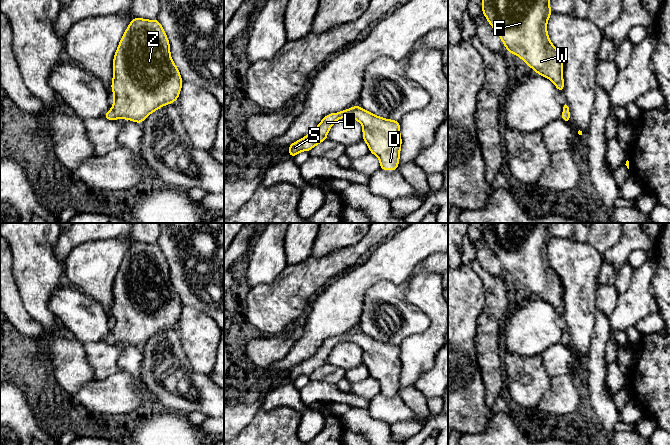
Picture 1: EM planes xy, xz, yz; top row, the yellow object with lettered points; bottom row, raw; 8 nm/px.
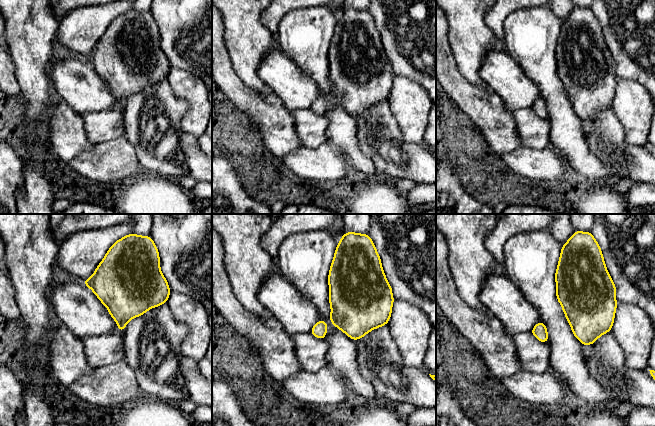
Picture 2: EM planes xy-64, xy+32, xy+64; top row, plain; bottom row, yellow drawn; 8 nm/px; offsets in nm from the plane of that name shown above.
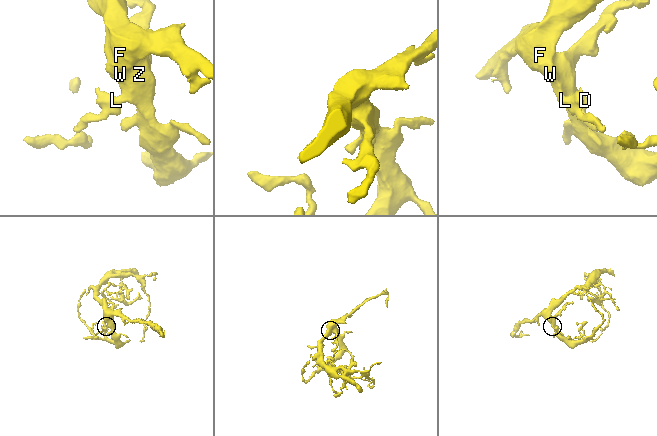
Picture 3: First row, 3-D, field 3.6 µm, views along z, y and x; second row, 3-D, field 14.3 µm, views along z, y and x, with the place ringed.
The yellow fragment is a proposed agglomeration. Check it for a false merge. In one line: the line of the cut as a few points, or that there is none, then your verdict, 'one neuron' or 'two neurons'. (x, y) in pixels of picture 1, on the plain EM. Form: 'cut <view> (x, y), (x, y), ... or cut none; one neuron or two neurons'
cut none; one neuron

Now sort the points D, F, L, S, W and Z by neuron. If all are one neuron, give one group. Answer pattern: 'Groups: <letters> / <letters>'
Groups: D F L S W Z

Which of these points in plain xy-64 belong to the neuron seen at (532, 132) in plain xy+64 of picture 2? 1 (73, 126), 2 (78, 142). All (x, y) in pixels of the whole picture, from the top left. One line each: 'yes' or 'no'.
1: no
2: no

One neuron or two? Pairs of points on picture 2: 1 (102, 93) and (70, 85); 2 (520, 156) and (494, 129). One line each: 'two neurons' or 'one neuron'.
1: one neuron
2: two neurons

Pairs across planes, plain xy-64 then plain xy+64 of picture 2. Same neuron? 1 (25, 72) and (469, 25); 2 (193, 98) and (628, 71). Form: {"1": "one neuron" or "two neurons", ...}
{"1": "one neuron", "2": "two neurons"}

